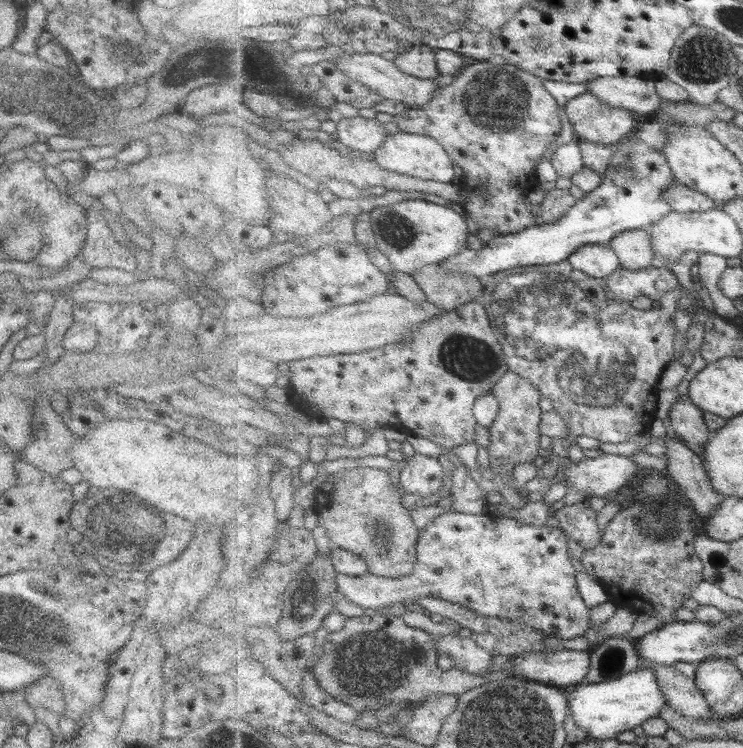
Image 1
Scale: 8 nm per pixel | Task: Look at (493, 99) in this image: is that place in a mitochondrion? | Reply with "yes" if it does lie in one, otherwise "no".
yes

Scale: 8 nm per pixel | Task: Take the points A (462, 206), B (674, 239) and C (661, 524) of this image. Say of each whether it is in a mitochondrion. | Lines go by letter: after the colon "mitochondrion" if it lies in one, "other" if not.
A: other
B: mitochondrion
C: mitochondrion

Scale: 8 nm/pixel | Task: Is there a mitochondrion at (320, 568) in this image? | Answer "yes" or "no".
no

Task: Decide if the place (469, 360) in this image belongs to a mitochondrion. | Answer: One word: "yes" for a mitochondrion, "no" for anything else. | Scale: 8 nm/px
yes

